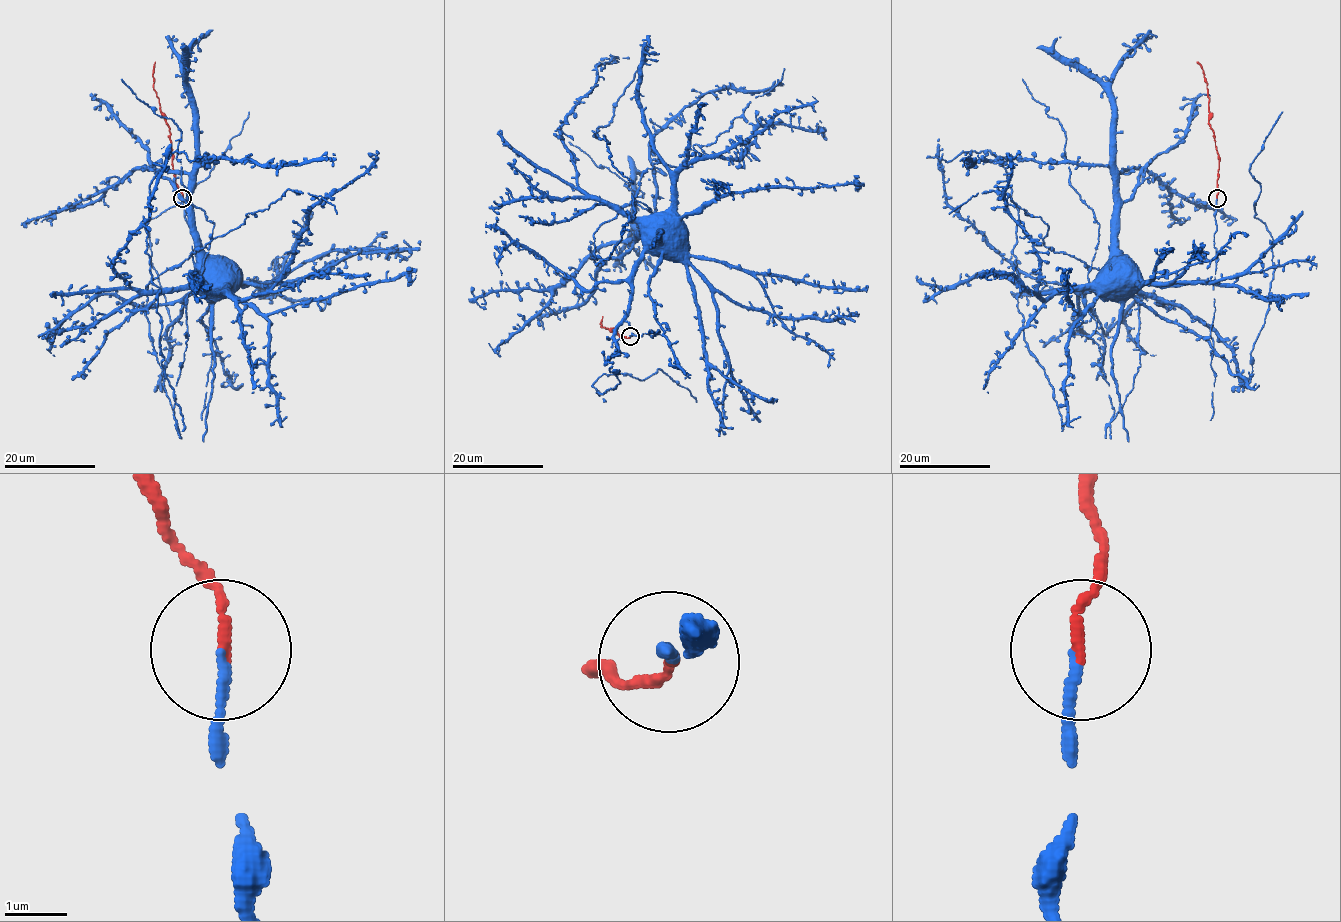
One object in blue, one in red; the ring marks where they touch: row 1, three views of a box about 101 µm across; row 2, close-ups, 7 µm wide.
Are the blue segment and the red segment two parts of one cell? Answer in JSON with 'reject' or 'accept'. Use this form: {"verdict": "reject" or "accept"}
{"verdict": "accept"}

